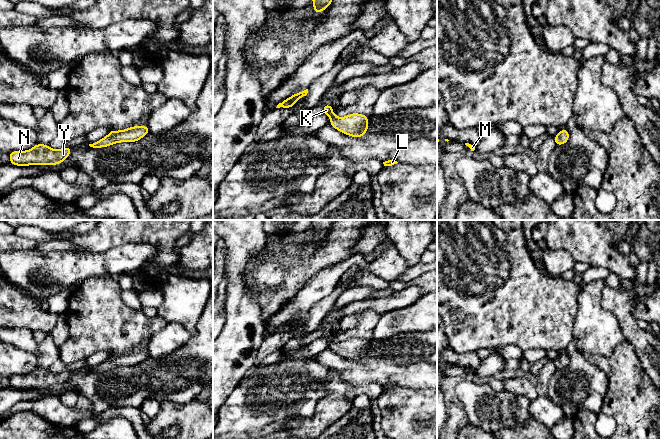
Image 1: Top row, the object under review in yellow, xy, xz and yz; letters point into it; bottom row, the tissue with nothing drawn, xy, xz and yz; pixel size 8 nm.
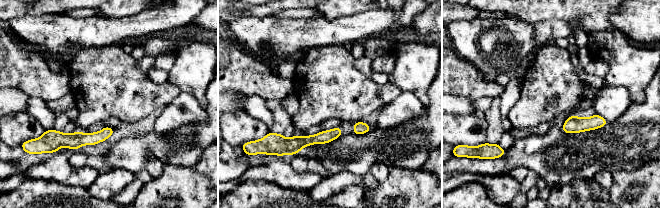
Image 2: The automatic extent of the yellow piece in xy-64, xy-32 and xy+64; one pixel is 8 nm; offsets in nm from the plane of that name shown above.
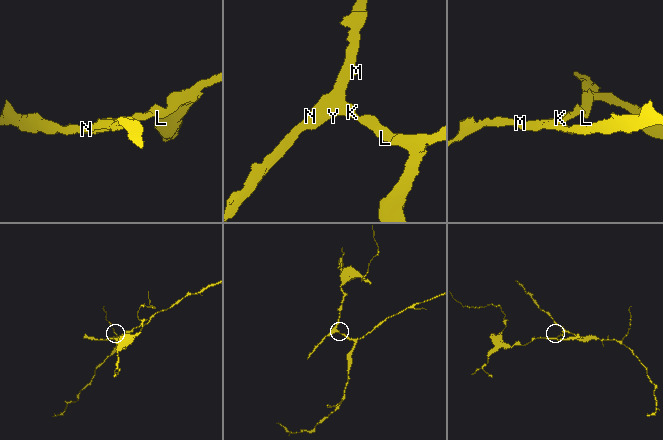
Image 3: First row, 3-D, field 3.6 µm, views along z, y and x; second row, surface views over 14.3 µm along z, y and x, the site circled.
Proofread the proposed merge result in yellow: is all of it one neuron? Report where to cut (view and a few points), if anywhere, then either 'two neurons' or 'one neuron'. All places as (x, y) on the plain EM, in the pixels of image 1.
cut none; one neuron

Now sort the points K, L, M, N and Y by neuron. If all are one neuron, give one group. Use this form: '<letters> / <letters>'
K L M N Y

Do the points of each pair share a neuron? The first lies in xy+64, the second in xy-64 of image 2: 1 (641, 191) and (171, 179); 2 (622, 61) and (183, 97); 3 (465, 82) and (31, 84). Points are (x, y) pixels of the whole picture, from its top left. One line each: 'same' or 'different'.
1: same
2: different
3: same

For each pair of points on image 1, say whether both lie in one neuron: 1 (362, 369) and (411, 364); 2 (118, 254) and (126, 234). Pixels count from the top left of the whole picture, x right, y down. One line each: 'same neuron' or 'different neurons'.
1: same neuron
2: different neurons

